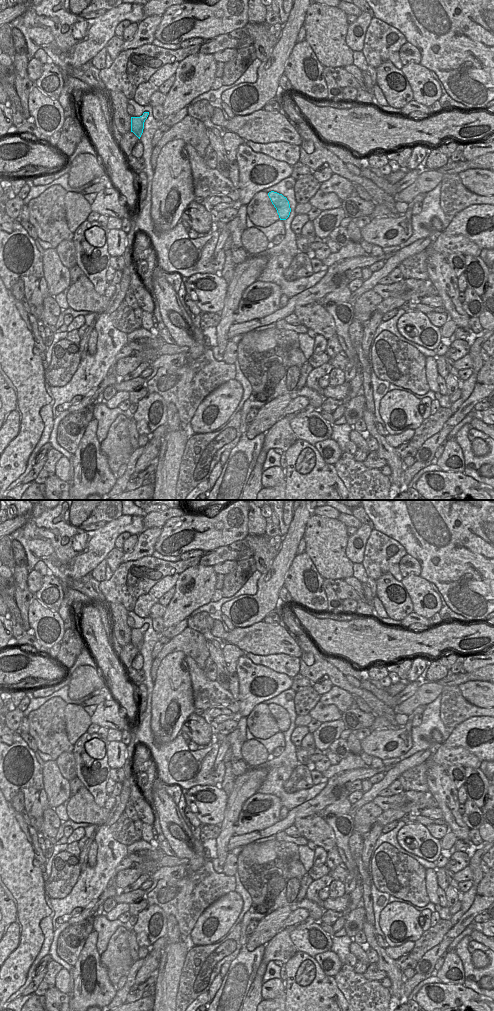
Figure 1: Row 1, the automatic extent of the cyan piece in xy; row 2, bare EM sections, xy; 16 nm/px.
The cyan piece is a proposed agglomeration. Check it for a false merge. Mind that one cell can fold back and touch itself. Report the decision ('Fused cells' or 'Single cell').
Fused cells.

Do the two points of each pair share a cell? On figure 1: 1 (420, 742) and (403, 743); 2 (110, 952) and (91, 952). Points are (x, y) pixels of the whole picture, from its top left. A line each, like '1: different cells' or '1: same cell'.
1: different cells
2: different cells

